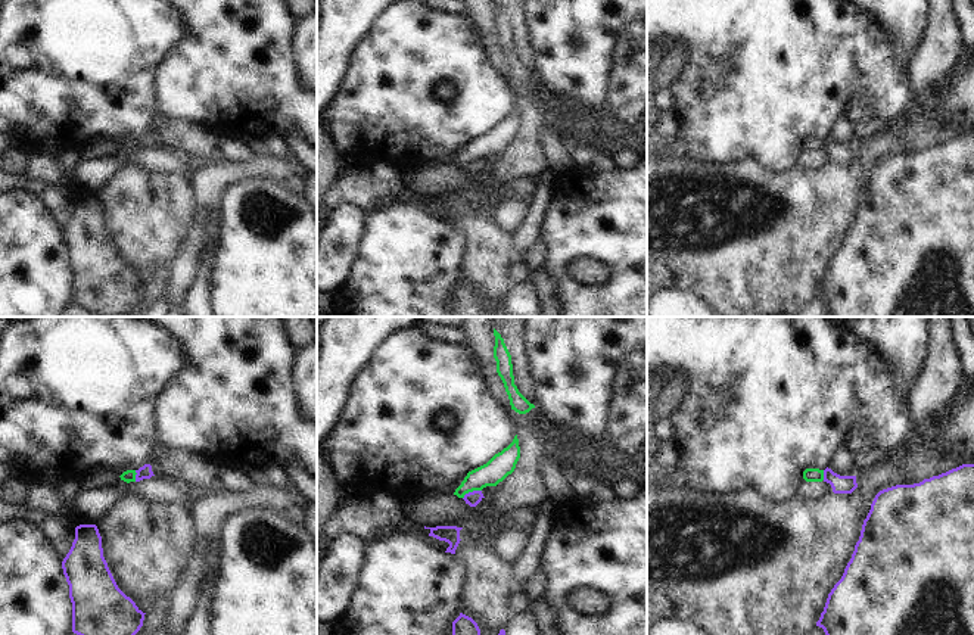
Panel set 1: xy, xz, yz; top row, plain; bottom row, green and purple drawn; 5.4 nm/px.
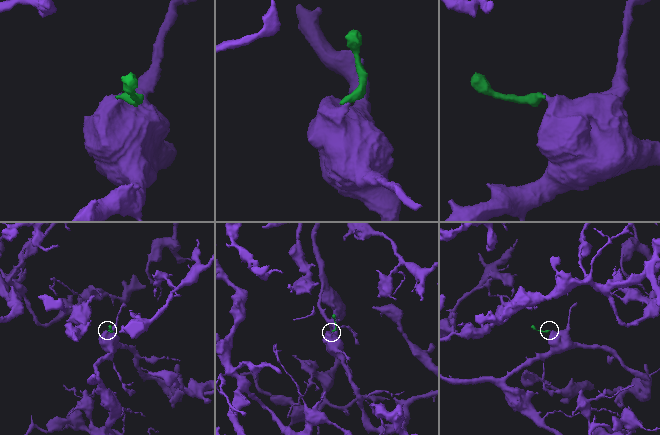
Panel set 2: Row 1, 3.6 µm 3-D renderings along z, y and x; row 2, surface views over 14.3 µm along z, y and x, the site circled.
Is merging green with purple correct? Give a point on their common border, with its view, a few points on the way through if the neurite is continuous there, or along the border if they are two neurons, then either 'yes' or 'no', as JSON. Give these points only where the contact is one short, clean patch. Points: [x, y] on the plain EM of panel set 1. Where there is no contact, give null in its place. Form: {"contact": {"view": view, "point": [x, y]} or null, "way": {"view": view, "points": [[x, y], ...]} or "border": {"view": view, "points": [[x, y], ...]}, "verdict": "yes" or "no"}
{"contact": {"view": "xz", "point": [470, 161]}, "border": {"view": "xz", "points": [[481, 159], [473, 159], [463, 168]]}, "verdict": "no"}

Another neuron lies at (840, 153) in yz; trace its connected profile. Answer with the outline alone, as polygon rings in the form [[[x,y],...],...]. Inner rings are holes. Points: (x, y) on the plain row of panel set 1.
[[[831,138],[824,140],[824,152],[830,153],[834,164],[852,164],[856,158],[856,146],[840,146]]]

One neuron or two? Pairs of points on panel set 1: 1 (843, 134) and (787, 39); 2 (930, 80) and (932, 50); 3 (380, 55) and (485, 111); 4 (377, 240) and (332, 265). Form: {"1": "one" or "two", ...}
{"1": "two", "2": "one", "3": "one", "4": "two"}

